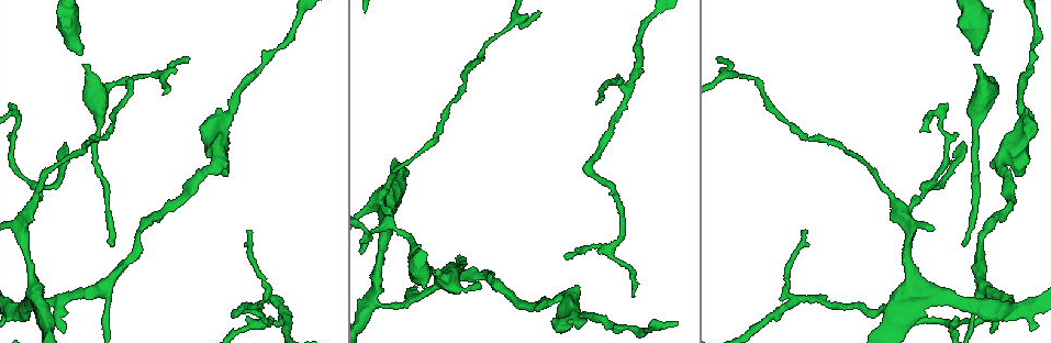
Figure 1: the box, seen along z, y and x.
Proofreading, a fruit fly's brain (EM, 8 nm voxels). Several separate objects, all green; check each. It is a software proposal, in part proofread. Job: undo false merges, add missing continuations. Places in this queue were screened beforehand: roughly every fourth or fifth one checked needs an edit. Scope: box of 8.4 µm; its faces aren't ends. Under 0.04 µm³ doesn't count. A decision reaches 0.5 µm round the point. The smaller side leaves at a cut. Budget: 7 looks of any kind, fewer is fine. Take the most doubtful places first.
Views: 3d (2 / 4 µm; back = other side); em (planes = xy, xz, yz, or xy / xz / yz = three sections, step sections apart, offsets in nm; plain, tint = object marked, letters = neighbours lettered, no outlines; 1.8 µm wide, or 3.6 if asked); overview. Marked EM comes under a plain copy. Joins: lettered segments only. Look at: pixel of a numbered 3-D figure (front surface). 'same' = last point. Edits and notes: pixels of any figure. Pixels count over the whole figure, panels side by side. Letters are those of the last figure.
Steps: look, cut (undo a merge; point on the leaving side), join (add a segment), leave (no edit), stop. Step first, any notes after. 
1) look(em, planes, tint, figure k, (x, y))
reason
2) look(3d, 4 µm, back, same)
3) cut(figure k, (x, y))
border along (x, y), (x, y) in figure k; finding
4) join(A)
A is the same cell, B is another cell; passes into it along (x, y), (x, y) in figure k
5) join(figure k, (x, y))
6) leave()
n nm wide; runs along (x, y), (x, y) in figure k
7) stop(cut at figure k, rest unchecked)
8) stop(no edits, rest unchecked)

look(em, planes, letters, figure 1, (1007, 304))
side arm on a straight run

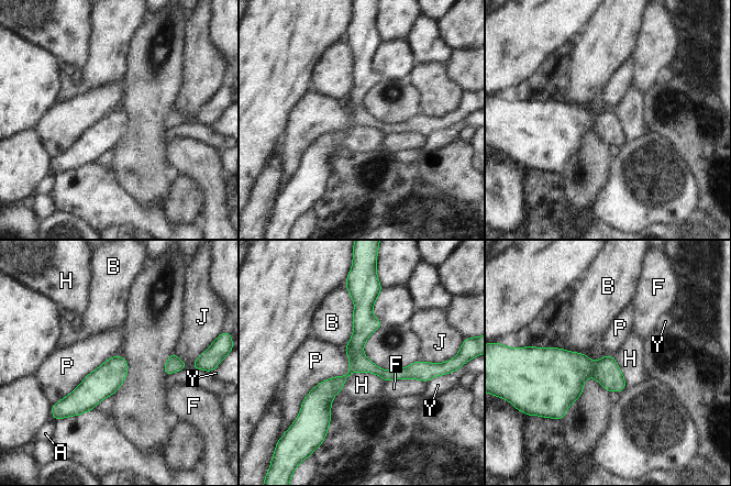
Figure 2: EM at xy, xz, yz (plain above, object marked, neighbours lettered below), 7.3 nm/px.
leave()
A, B, F, H, J, P and Y are other cells; border along (344, 349), (349, 371), (300, 408) in figure 2; continuous, no second neuron

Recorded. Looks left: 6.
look(3d, 2 µm, back, figure 1, (902, 215))
four-way junction

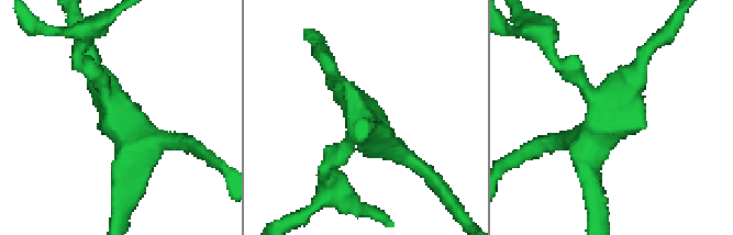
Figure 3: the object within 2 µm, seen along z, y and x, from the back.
look(em, planes, tint, figure 3, (605, 114))
4 arms; need the tissue

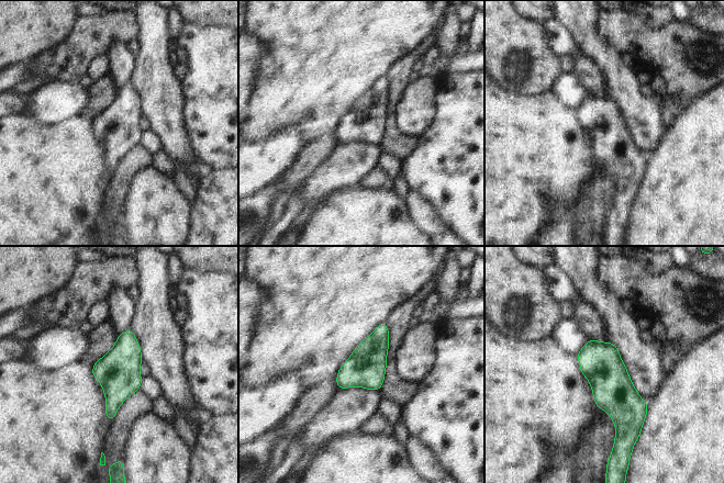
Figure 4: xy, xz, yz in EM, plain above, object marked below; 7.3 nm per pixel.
look(em, planes, letters, same)

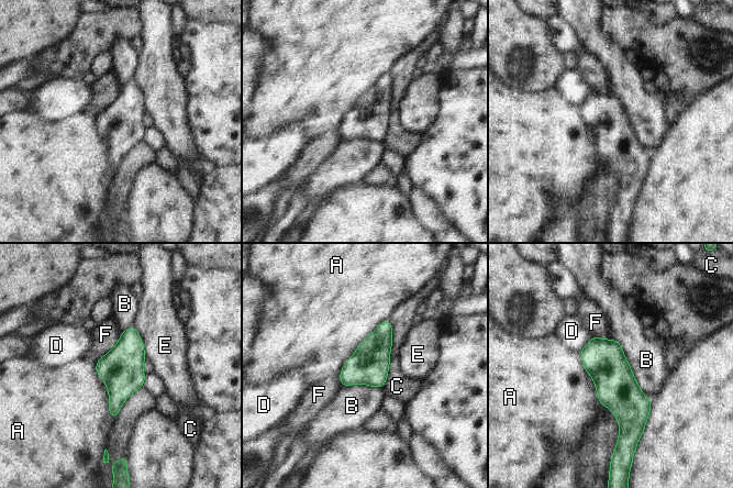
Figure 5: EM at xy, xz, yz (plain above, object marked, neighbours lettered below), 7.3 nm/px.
leave()
B touches over 550 nm; A, B, C, D, E and F are other cells; continuous, no second neuron

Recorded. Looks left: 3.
look(em, yz, step 16, letters, figure 1, (987, 76))
branch stops here

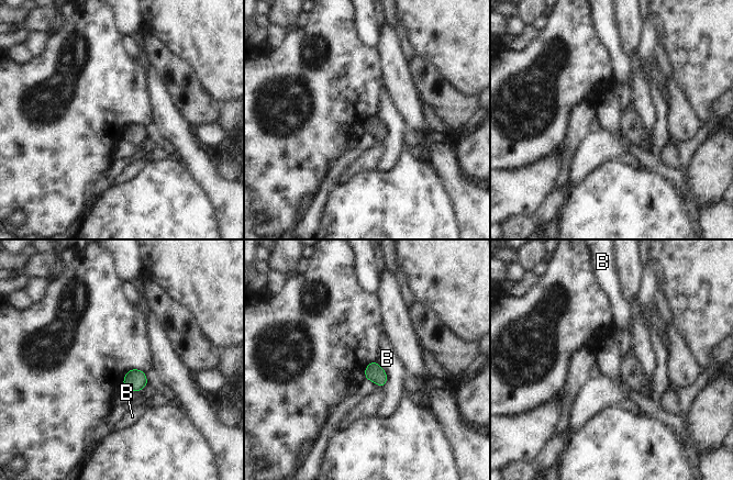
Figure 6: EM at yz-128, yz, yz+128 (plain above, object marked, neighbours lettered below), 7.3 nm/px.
leave()
B is another cell; border along (376, 360), (386, 374), (382, 388) in figure 6; no lettered segment goes on from it

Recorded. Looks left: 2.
stop(no edits, rest unchecked)

